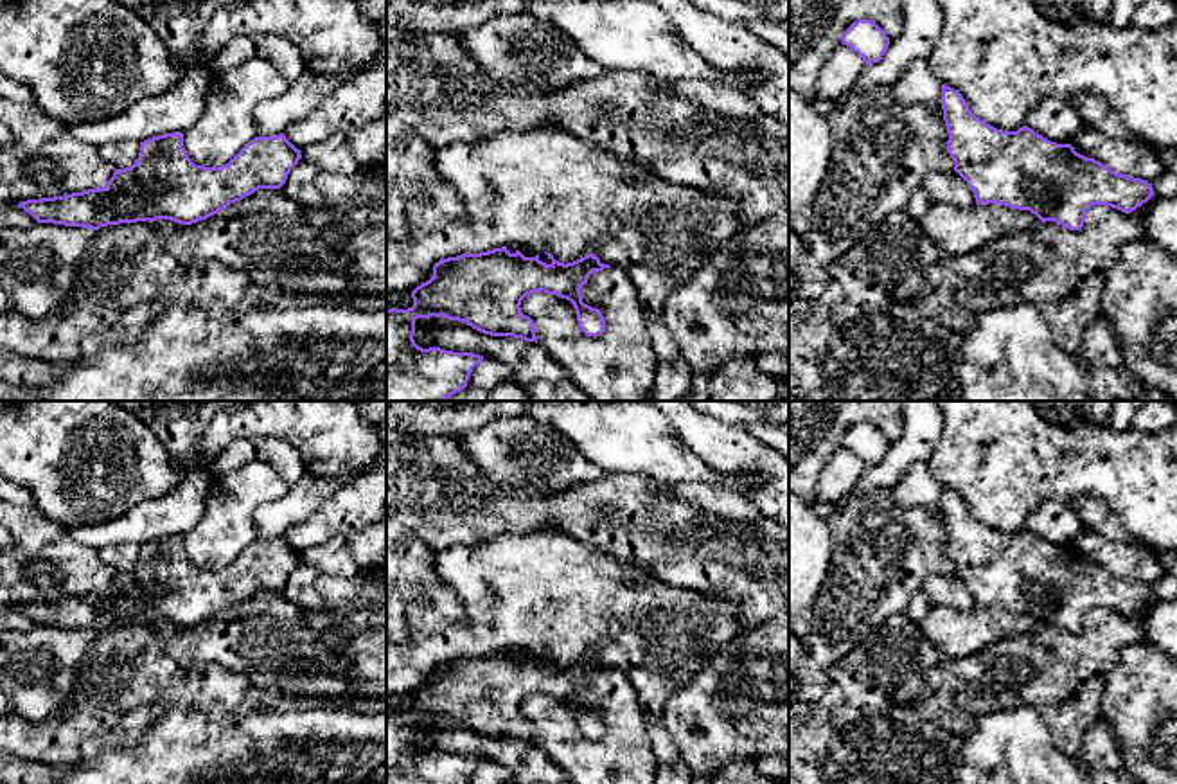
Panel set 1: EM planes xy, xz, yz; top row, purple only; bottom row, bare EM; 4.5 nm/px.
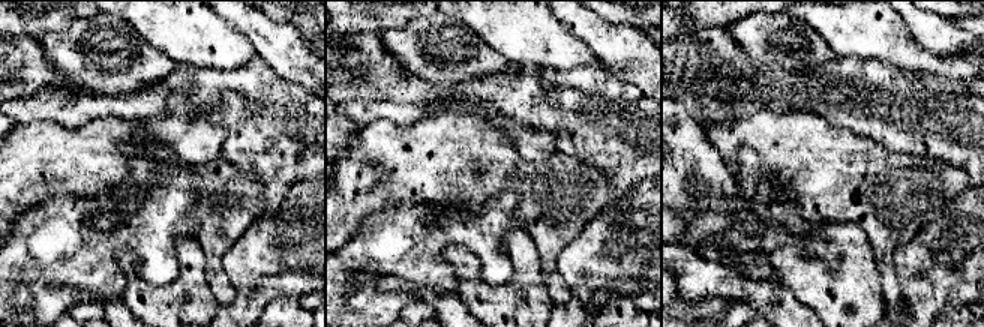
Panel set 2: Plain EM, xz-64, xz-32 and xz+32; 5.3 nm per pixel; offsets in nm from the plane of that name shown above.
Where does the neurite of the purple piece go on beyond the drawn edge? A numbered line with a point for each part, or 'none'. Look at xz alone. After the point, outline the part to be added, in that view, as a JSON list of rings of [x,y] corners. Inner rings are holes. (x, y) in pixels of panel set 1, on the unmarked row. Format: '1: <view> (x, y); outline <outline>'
none

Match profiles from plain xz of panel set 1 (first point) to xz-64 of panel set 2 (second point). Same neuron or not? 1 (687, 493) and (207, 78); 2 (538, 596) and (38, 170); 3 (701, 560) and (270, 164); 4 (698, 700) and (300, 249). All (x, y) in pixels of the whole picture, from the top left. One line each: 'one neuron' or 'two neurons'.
1: one neuron
2: one neuron
3: one neuron
4: one neuron

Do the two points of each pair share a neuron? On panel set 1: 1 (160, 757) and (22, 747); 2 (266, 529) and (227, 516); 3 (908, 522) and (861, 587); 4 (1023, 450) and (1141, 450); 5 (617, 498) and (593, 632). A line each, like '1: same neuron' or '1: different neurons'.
1: different neurons
2: different neurons
3: same neuron
4: same neuron
5: different neurons

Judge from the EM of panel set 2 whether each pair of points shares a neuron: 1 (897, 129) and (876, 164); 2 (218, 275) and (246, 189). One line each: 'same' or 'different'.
1: different
2: same

